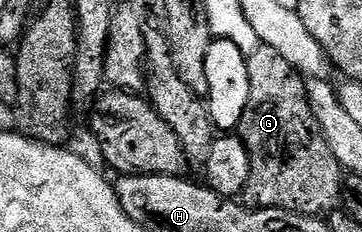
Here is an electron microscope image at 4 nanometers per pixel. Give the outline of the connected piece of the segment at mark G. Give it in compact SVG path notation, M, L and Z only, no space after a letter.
M260 46L247 57L249 102L237 135L249 150L249 182L242 199L252 209L280 208L302 216L323 216L340 207L345 173L333 158L309 106L300 73L277 50Z

